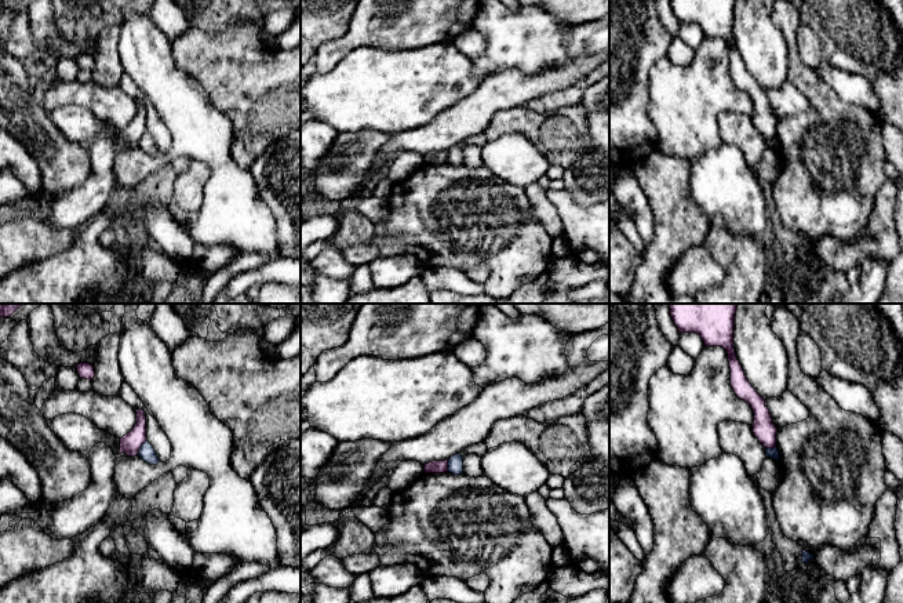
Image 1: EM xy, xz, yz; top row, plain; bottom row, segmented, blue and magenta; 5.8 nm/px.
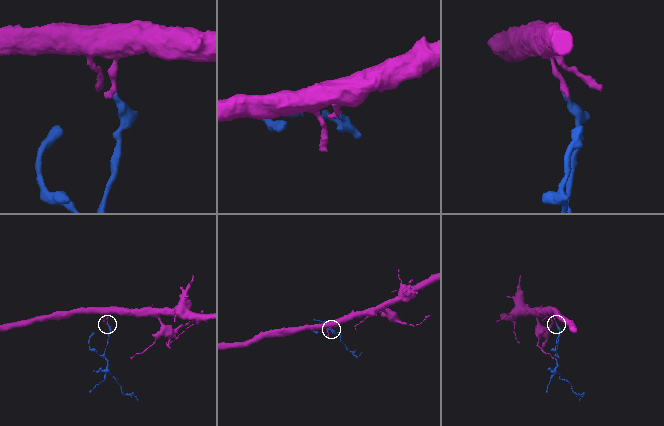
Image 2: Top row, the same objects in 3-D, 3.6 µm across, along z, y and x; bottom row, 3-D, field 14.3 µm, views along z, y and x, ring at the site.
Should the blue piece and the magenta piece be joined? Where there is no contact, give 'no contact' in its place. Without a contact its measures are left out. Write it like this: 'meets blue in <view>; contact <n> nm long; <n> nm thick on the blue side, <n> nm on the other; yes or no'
meets blue in xy; contact 110 nm long; 90 nm thick on the blue side, 120 nm on the other; no

